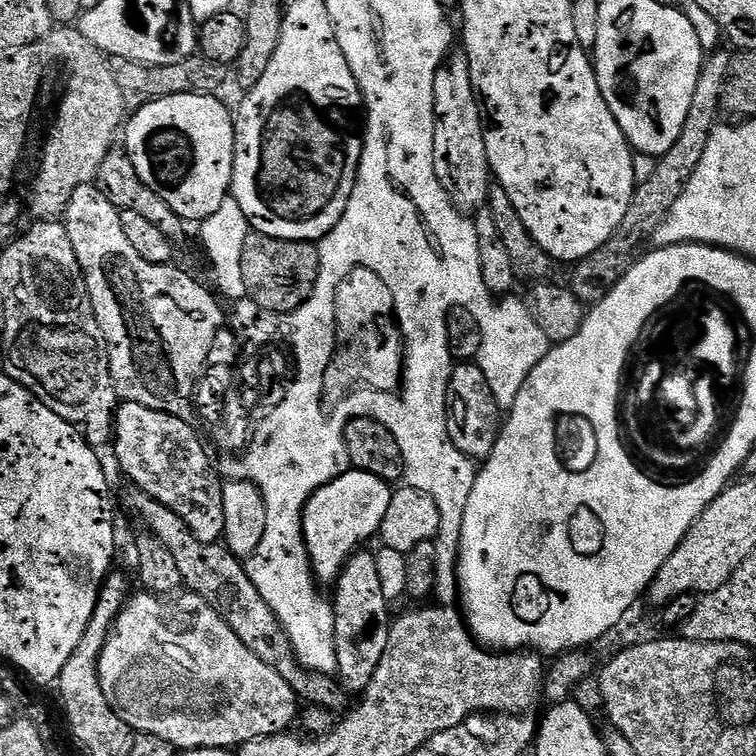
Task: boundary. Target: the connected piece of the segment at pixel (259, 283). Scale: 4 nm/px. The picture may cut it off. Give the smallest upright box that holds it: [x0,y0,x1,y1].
[242,231,320,313]

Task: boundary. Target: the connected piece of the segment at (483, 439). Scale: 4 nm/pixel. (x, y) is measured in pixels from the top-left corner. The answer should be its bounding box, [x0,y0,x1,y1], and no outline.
[444,362,502,462]

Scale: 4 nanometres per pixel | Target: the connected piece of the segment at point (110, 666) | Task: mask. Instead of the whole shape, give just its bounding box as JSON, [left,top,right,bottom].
[96,590,298,750]

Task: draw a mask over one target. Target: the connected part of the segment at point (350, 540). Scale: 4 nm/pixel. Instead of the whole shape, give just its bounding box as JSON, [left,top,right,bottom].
[302,470,393,581]

